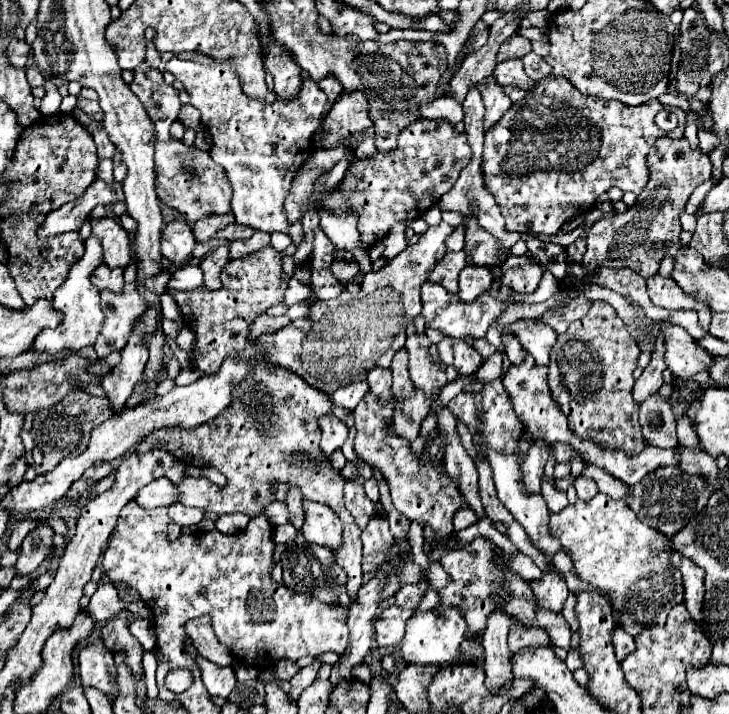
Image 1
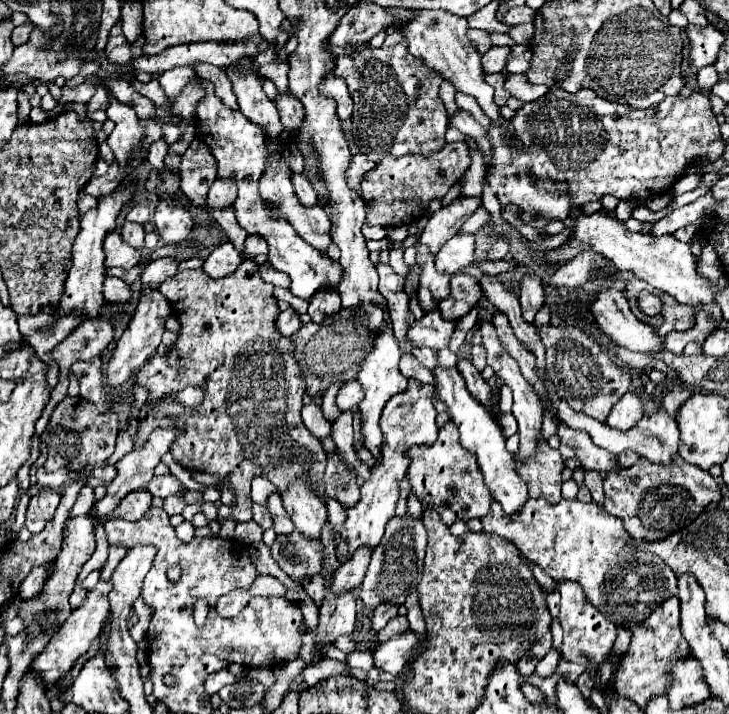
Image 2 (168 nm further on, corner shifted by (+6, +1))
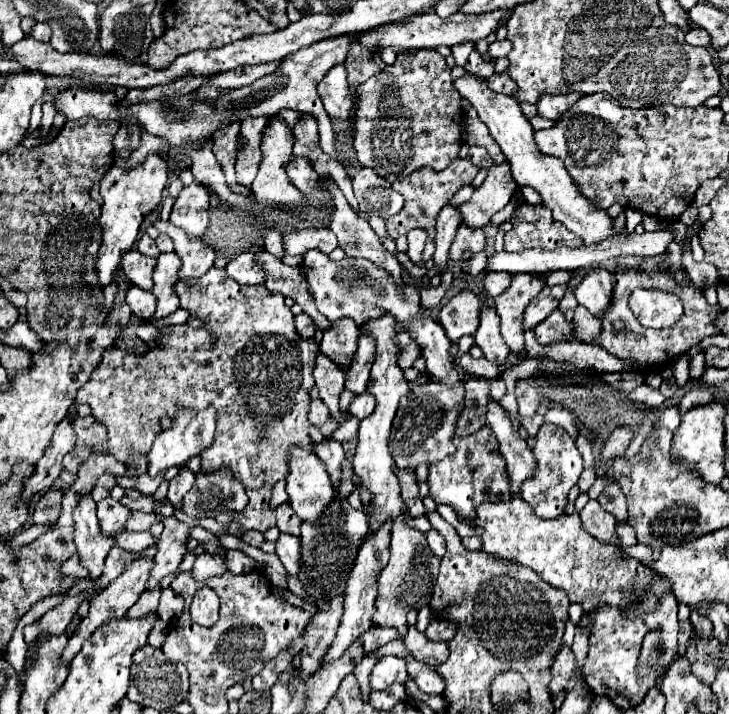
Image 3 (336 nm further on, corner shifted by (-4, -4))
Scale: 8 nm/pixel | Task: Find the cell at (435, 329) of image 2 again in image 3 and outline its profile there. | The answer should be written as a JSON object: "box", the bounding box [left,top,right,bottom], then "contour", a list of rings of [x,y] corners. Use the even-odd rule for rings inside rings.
{"box":[396,332,422,370],"contour":[[[398,332],[398,336],[396,336],[396,344],[398,344],[400,350],[402,350],[398,364],[400,364],[400,368],[404,368],[404,370],[410,368],[412,362],[414,362],[416,358],[422,356],[420,346],[416,344],[416,340],[412,340],[412,336],[408,336],[408,332]]]}

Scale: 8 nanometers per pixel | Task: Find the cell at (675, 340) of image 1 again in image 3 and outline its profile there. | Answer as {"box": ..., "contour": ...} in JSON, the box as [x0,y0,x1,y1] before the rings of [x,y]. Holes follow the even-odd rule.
{"box":[574,268,614,316],"contour":[[[594,268],[584,276],[574,294],[578,304],[582,304],[590,314],[600,316],[610,308],[612,292],[614,292],[612,272],[604,268]]]}

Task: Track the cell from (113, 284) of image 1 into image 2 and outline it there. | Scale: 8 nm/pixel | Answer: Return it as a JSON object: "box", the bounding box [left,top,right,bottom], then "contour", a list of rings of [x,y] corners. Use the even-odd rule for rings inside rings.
{"box":[104,277,132,305],"contour":[[[106,277],[106,281],[104,281],[104,297],[112,305],[114,303],[122,305],[122,303],[128,303],[132,299],[132,291],[130,291],[130,285],[126,285],[122,279]]]}

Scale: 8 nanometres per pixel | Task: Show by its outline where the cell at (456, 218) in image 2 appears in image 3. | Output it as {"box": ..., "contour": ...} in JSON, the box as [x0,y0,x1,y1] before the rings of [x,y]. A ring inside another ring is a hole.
{"box":[458,164,516,230],"contour":[[[498,164],[488,170],[488,178],[484,180],[484,184],[472,194],[468,202],[458,206],[462,224],[466,224],[470,230],[484,228],[490,218],[510,202],[516,182],[508,172],[510,170],[506,164]]]}

